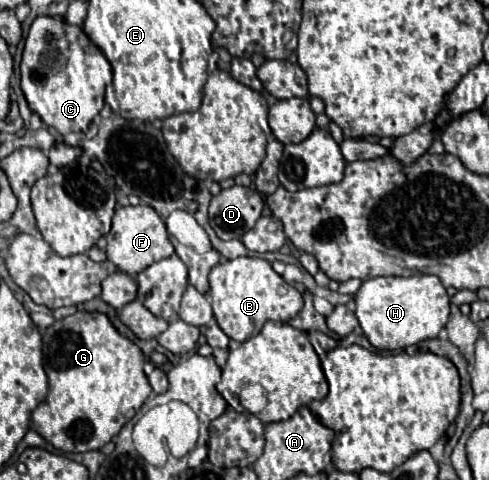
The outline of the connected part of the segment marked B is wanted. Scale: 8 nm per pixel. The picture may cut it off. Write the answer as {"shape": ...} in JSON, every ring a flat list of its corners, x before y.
{"shape":[[240,256,216,264,210,272,210,302,218,326,230,340,236,342,244,342,256,336,266,320,288,322,302,310,300,292,286,284,282,276,272,270,270,262,256,256]]}

